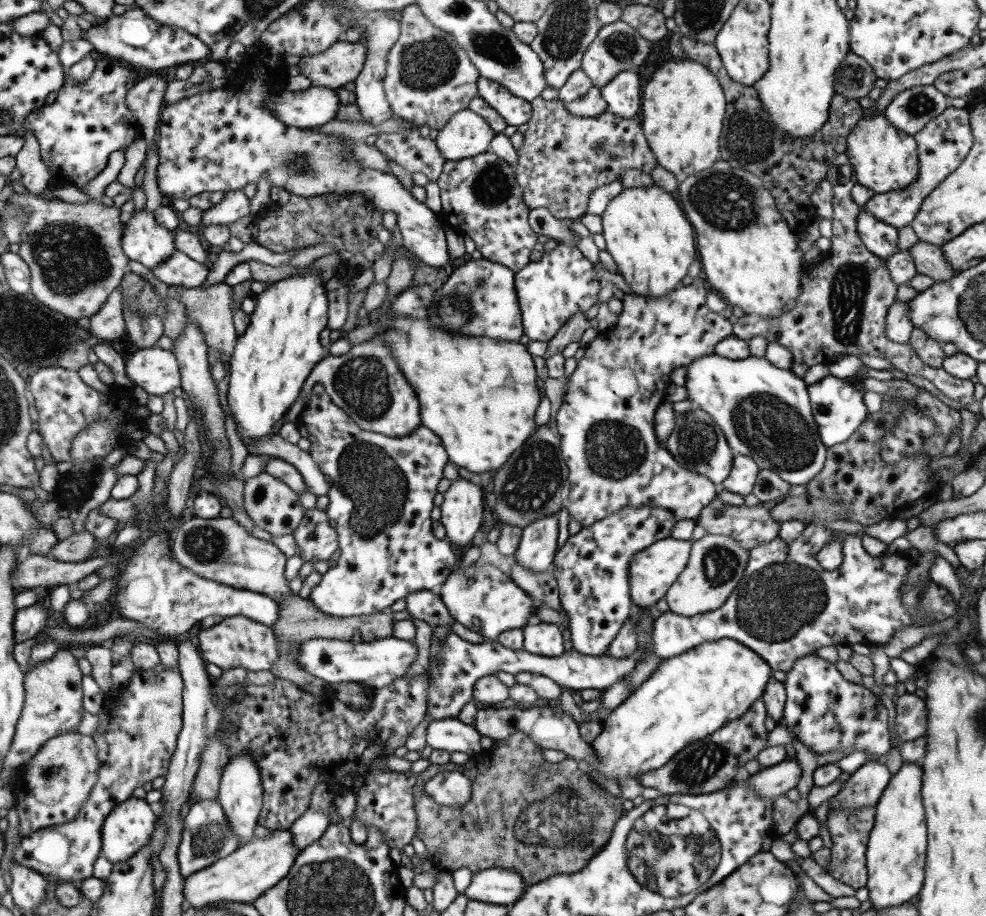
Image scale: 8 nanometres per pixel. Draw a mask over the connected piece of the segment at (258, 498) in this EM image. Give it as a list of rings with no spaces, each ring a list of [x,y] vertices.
[[[263,472],[243,482],[242,506],[247,516],[251,518],[253,525],[269,533],[272,537],[291,534],[299,525],[304,514],[304,508],[299,502],[299,495],[285,483]]]

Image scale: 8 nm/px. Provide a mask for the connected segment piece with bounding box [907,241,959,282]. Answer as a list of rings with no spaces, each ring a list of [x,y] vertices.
[[[915,242],[907,249],[913,257],[916,272],[930,276],[935,282],[953,278],[958,270],[954,270],[941,251],[941,247],[927,242]]]

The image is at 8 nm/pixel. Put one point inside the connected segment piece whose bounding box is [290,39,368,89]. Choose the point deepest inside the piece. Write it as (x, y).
(340, 63)

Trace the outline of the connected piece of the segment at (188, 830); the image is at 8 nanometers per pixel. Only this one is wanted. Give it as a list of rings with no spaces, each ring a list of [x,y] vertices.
[[[217,799],[193,801],[183,817],[181,840],[177,846],[177,867],[181,876],[189,876],[201,868],[207,868],[215,860],[225,858],[239,846],[239,837],[233,833]]]

